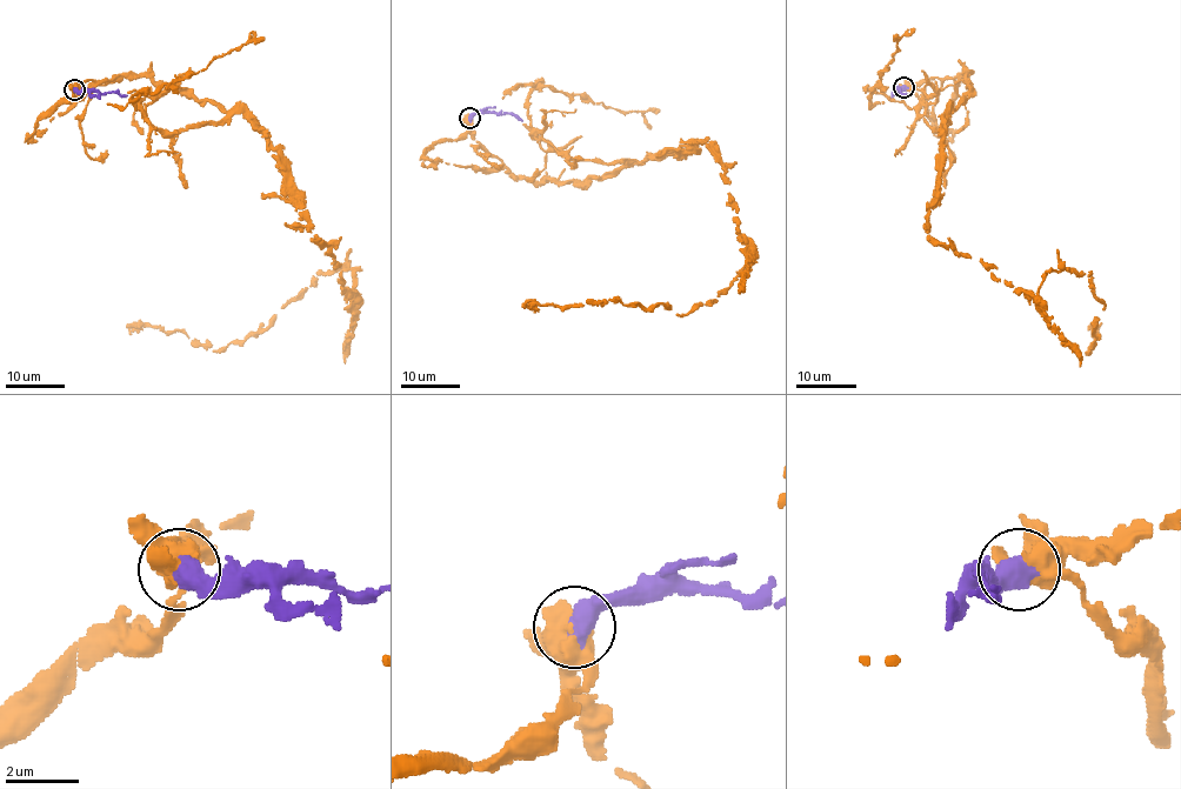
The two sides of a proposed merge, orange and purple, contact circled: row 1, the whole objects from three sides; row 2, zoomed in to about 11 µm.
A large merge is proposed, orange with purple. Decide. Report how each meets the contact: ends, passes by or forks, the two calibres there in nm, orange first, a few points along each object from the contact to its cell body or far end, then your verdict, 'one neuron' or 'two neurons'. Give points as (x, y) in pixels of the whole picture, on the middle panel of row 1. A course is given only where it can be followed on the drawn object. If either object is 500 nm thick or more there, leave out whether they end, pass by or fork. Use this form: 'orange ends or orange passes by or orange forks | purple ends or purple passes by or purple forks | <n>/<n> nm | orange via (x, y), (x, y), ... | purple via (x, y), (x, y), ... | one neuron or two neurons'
550/750 nm | orange via (468, 118), (520, 179), (545, 181), (708, 141), (735, 205), (746, 263), (684, 315), (521, 306) | purple via (469, 118), (485, 113), (512, 114), (522, 121) | one neuron

